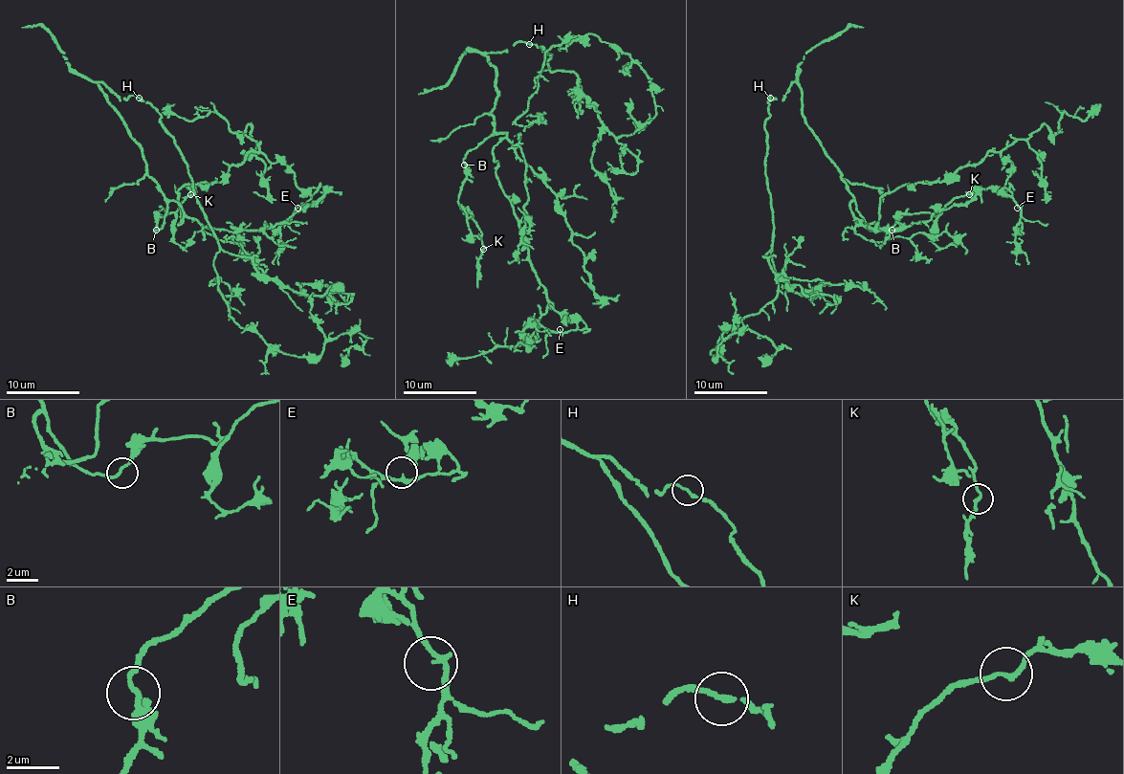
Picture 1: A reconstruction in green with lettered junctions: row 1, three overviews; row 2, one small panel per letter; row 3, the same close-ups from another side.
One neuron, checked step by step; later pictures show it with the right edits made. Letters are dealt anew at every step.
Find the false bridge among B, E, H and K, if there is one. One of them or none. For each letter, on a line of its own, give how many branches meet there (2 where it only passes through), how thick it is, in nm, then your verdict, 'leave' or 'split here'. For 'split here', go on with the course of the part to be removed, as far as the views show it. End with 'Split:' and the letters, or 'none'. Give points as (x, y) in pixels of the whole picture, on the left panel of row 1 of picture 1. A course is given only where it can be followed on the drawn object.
B: 2 branches meet; 170 nm thick; leave
E: 2 branches meet; 180 nm thick; leave
H: 2 branches meet; 170 nm thick; leave
K: 2 branches meet; 170 nm thick; leave
Split: none

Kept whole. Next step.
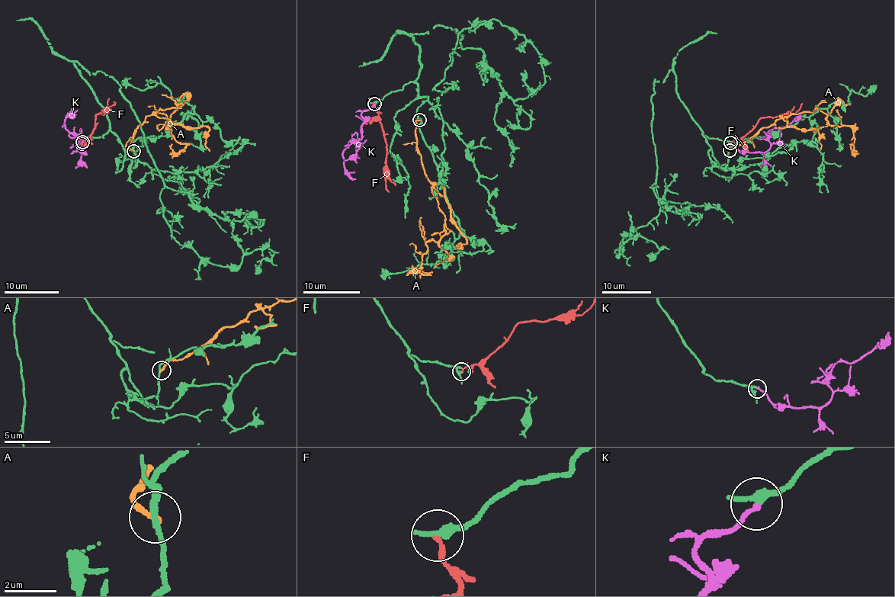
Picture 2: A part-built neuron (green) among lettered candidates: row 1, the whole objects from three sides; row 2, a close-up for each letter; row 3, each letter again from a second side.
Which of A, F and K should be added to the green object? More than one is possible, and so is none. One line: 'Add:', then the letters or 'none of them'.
Add: K

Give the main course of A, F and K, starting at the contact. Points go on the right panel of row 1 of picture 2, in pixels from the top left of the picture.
A: (729, 151), (782, 117), (818, 109), (827, 115), (829, 123), (848, 125), (853, 129), (852, 152), (851, 145)
F: (730, 143), (742, 139), (761, 117), (790, 117), (802, 103)
K: (731, 142), (742, 151), (765, 152), (769, 149), (767, 135), (777, 129), (786, 127), (800, 113)

